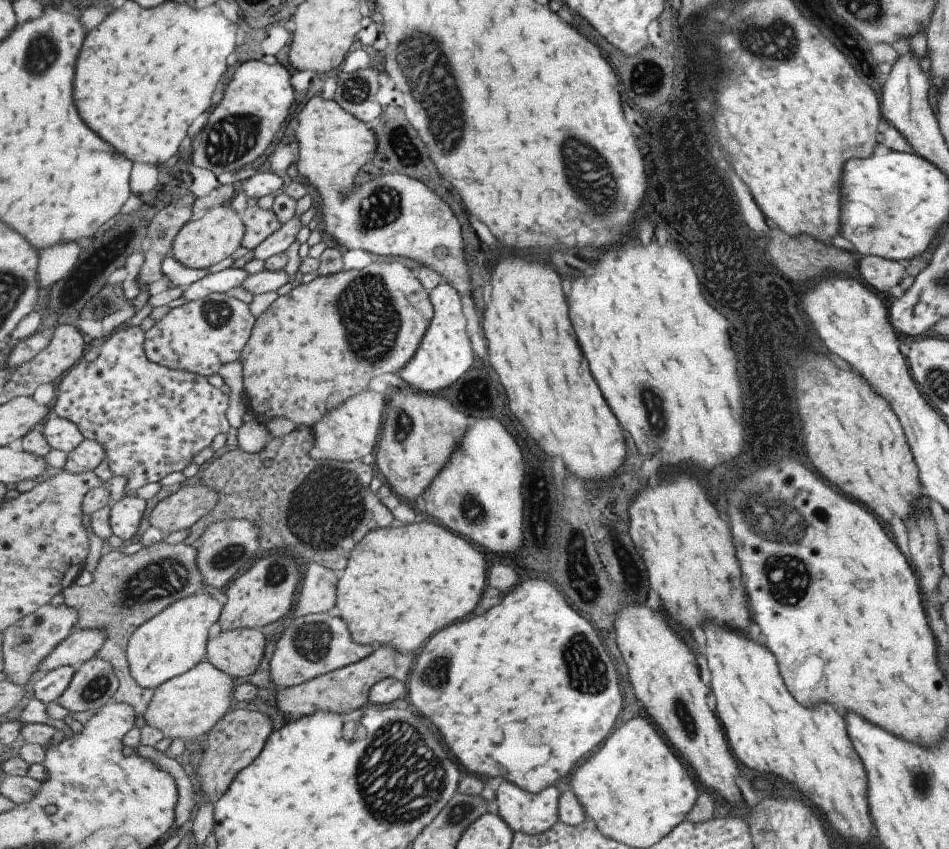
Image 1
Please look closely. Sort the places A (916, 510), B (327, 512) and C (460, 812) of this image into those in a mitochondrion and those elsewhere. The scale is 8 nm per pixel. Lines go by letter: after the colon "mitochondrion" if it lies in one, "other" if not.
A: other
B: mitochondrion
C: mitochondrion

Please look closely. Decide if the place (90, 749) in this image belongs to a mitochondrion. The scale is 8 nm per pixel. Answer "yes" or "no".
no

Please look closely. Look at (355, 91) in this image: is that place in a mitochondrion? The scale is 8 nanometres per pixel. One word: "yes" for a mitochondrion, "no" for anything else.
yes

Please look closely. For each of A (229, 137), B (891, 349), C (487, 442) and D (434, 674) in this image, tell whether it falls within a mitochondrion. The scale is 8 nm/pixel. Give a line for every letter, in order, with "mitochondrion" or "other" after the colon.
A: mitochondrion
B: other
C: other
D: mitochondrion

